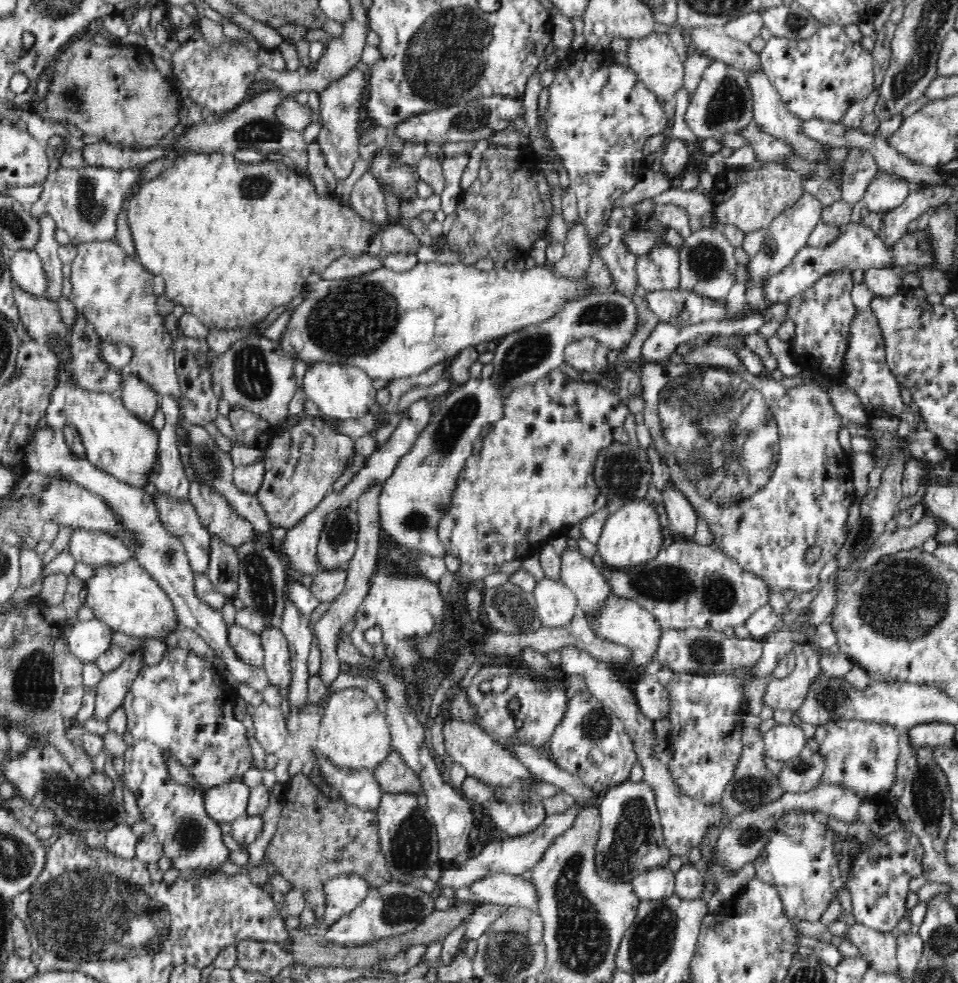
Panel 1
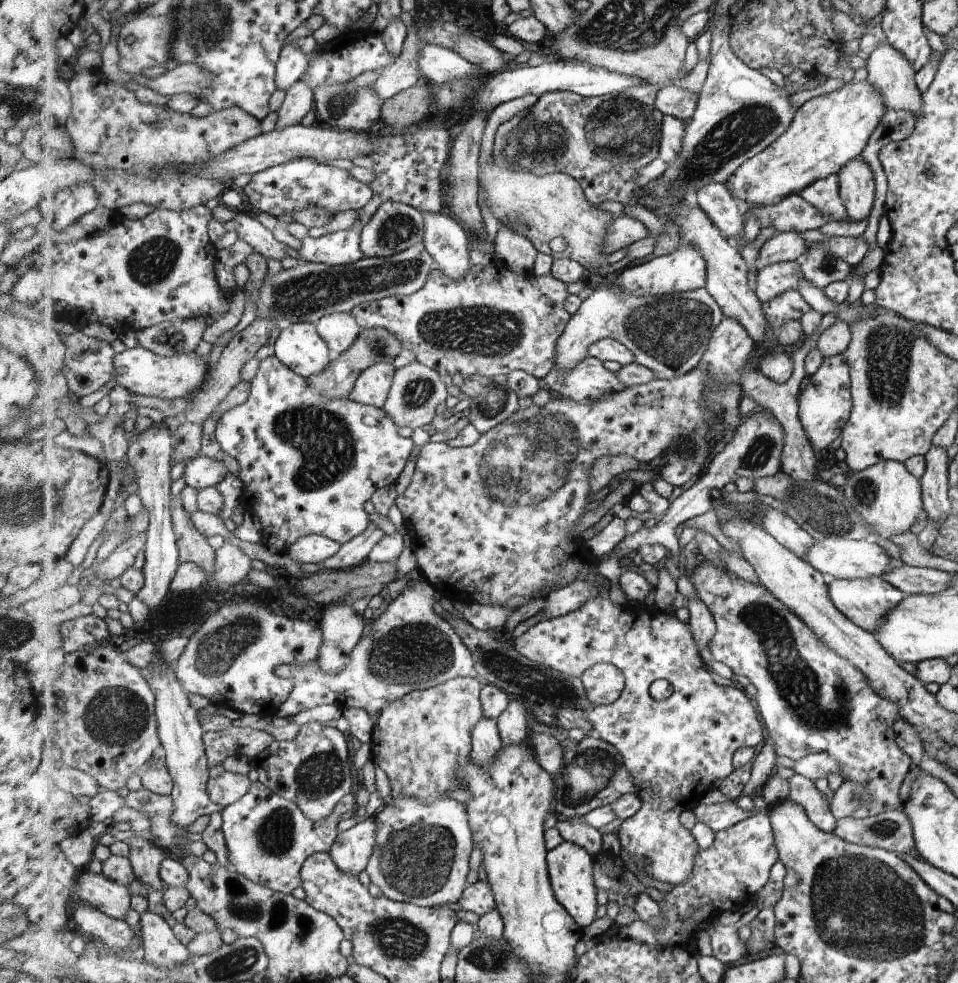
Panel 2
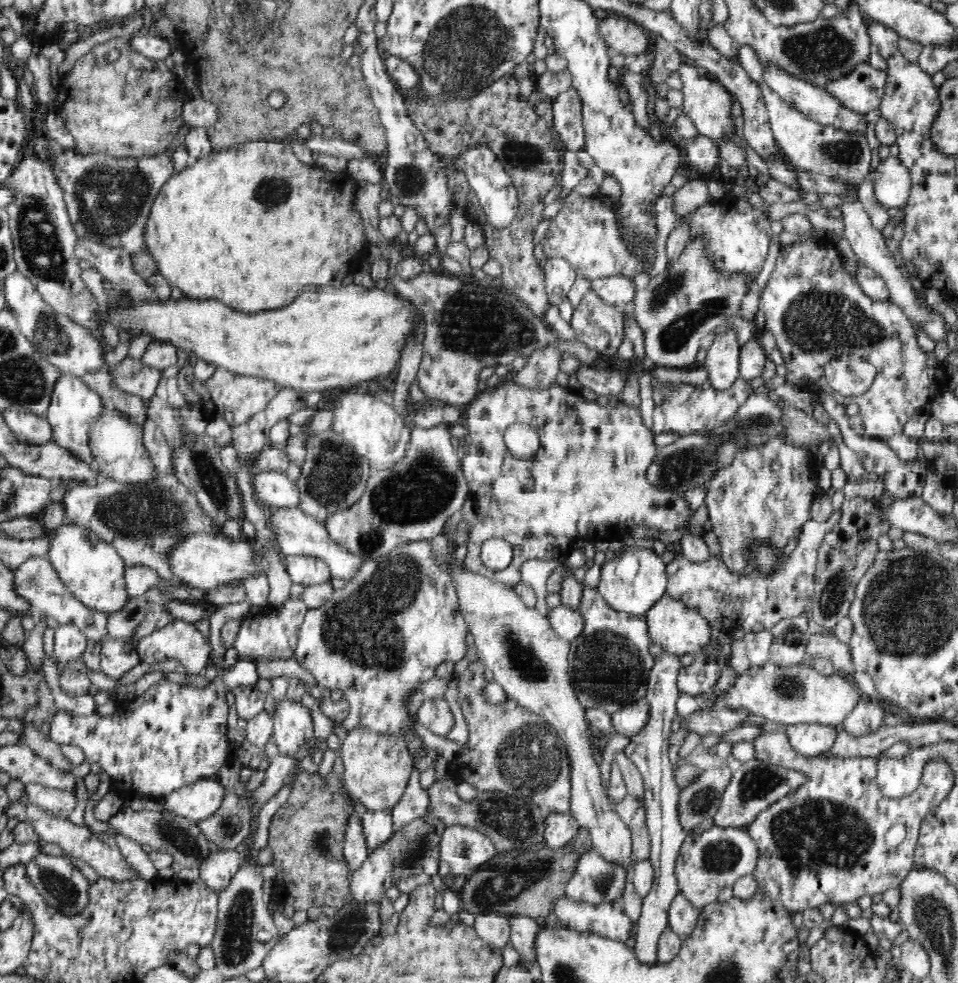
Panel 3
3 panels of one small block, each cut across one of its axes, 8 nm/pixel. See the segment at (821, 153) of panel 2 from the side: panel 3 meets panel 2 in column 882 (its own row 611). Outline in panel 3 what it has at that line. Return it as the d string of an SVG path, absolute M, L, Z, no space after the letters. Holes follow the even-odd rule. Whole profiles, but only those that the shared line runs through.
M74 524L61 525L56 529L56 538L50 543L47 554L60 575L66 590L86 608L110 615L126 608L132 596L126 583L126 564L118 549L106 542L92 530Z

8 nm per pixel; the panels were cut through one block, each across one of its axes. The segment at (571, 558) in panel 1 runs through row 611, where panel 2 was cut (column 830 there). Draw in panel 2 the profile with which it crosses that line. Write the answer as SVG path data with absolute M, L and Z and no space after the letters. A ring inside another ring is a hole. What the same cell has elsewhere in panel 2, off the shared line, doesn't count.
M884 578L835 579L829 583L829 590L835 606L838 606L847 618L871 634L877 626L881 626L883 616L887 616L887 612L895 608L905 597L902 591L897 590Z

